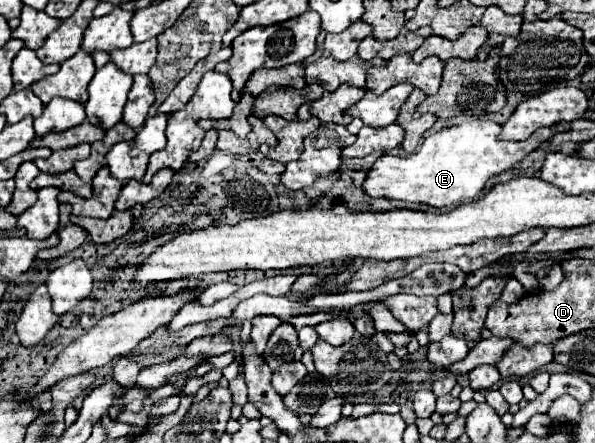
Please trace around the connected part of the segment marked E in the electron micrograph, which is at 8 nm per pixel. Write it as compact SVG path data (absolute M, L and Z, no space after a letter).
M469 117L467 121L441 129L439 133L427 137L417 153L411 157L379 157L363 183L369 197L387 197L411 203L425 203L431 207L447 207L455 203L465 203L465 199L475 199L489 177L499 175L515 167L531 151L547 143L561 127L539 129L525 141L503 141L499 139L501 125L485 117Z

